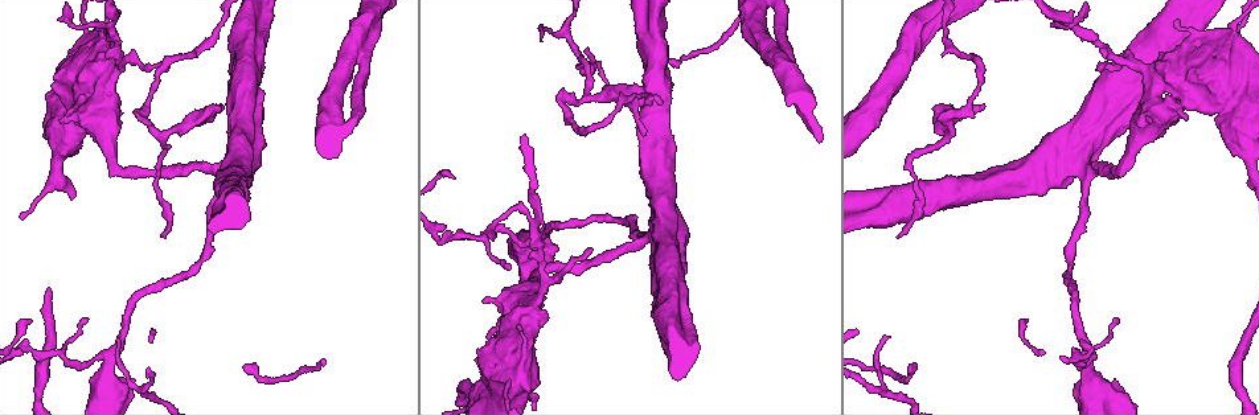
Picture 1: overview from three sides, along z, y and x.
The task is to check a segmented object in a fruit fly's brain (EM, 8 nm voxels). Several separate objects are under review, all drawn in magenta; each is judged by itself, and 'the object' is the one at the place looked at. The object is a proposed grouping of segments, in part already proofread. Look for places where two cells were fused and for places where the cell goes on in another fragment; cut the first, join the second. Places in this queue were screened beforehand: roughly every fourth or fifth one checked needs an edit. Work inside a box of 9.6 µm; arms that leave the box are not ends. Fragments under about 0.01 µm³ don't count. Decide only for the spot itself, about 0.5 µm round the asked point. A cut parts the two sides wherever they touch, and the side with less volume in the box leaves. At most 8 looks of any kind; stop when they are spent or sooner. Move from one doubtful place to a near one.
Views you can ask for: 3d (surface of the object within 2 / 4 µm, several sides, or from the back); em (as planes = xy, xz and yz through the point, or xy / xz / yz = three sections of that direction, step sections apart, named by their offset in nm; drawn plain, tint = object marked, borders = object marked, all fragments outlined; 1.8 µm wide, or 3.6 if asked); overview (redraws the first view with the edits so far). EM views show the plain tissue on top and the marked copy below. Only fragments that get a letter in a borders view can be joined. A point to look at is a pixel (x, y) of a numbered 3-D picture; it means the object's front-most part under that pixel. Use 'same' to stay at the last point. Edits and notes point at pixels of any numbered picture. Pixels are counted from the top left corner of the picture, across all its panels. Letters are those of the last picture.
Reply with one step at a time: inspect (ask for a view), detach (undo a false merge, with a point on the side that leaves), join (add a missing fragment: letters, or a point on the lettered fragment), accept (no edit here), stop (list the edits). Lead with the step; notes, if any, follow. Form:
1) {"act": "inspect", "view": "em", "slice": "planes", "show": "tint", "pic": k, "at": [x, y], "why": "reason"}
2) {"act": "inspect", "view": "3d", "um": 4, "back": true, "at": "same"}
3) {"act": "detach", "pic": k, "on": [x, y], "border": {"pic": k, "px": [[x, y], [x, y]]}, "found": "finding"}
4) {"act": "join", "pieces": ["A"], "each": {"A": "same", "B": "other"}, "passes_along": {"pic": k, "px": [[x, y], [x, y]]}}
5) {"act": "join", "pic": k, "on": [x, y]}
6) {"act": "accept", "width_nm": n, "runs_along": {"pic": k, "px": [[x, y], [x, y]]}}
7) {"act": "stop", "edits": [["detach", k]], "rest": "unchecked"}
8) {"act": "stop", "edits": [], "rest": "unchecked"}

{"act": "inspect", "view": "em", "um": 3.6, "slice": "xz", "step": 4, "show": "tint", "pic": 1, "at": [1234, 100], "why": "calibre changes"}

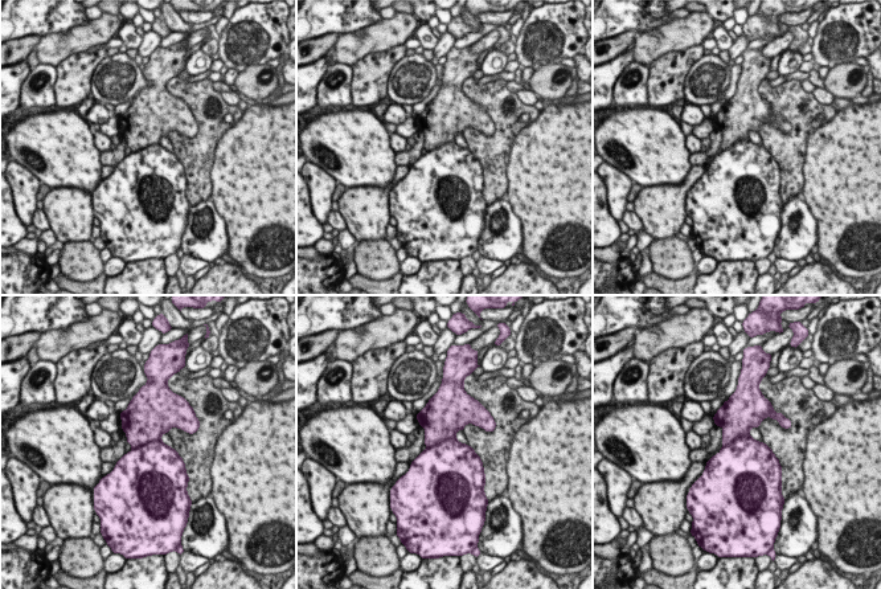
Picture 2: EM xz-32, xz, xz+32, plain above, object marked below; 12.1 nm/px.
{"act": "inspect", "view": "em", "um": 3.6, "slice": "yz", "step": 4, "show": "borders", "at": "same"}

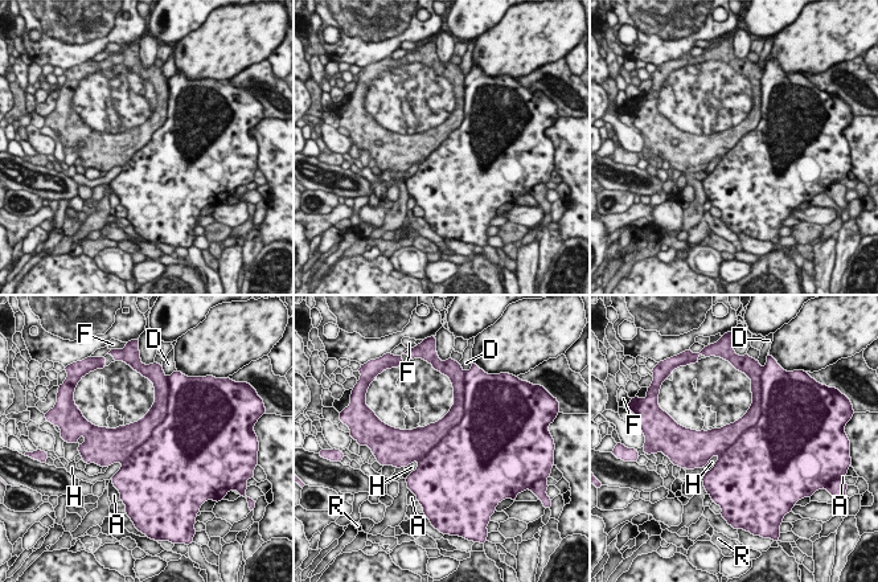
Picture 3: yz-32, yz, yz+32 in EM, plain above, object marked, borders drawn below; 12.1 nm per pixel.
{"act": "detach", "pic": 3, "on": [463, 446], "width_nm": 850, "longest_contact_nm": ["H", 280], "each": {"A": "other", "D": "other", "F": "other", "H": "other", "R": "other"}, "found": "two cells meet here"}

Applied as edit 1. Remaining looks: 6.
{"act": "inspect", "view": "3d", "um": 4, "pic": 1, "at": [532, 228], "why": "three arms meet"}

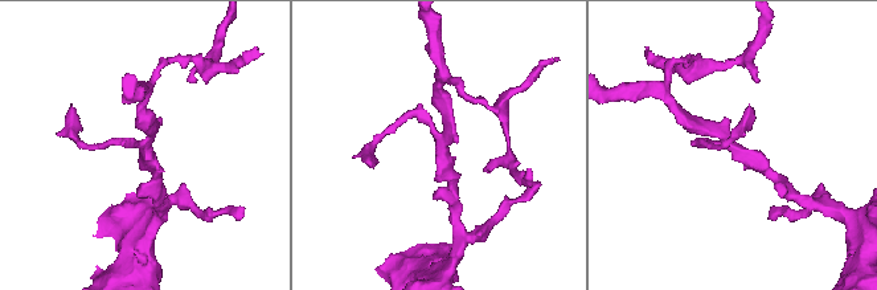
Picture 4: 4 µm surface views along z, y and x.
{"act": "inspect", "view": "em", "slice": "planes", "show": "tint", "pic": 4, "at": [737, 152], "arms": 3}

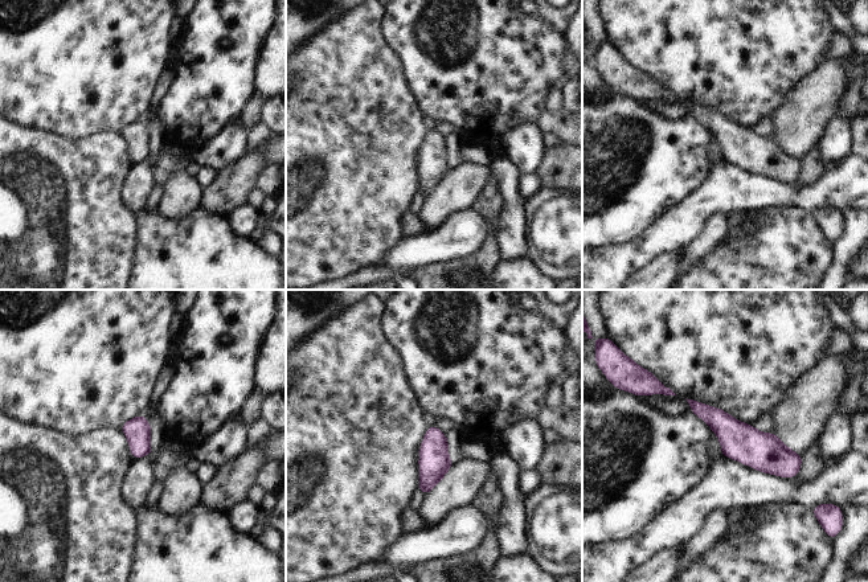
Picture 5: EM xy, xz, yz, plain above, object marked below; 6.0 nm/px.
{"act": "inspect", "view": "em", "slice": "planes", "show": "borders", "at": "same", "why": "see the neighbours"}

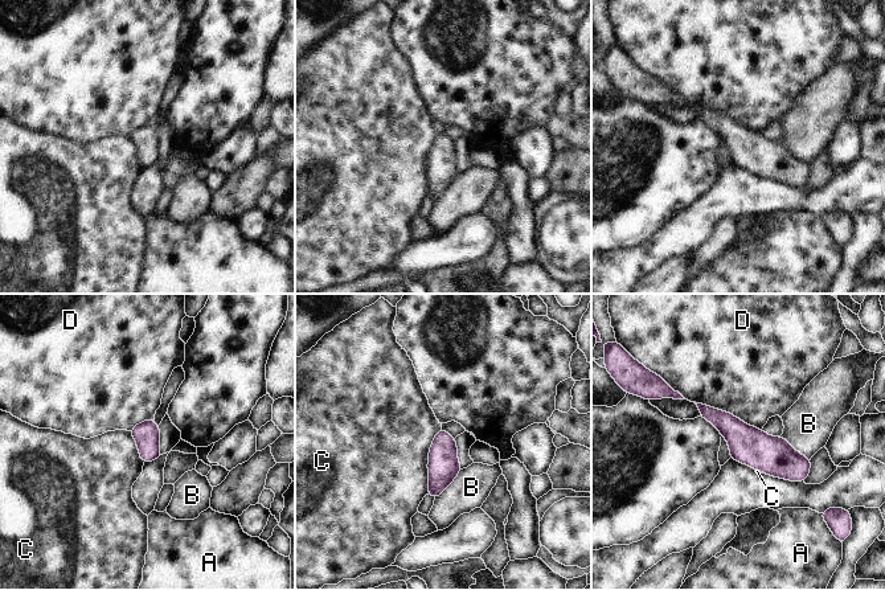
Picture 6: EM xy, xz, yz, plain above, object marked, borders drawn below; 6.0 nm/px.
{"act": "accept", "each": {"A": "other", "B": "other", "C": "other", "D": "other"}, "border": {"pic": 6, "px": [[441, 426], [429, 451], [426, 494]]}, "found": "one cell here"}

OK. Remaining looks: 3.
{"act": "inspect", "view": "3d", "um": 4, "pic": 1, "at": [162, 236], "why": "thin end"}

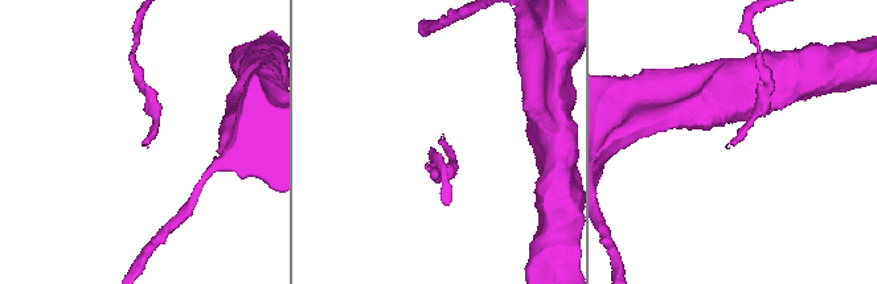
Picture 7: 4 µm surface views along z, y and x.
{"act": "inspect", "view": "em", "slice": "planes", "show": "borders", "pic": 7, "at": [726, 148]}

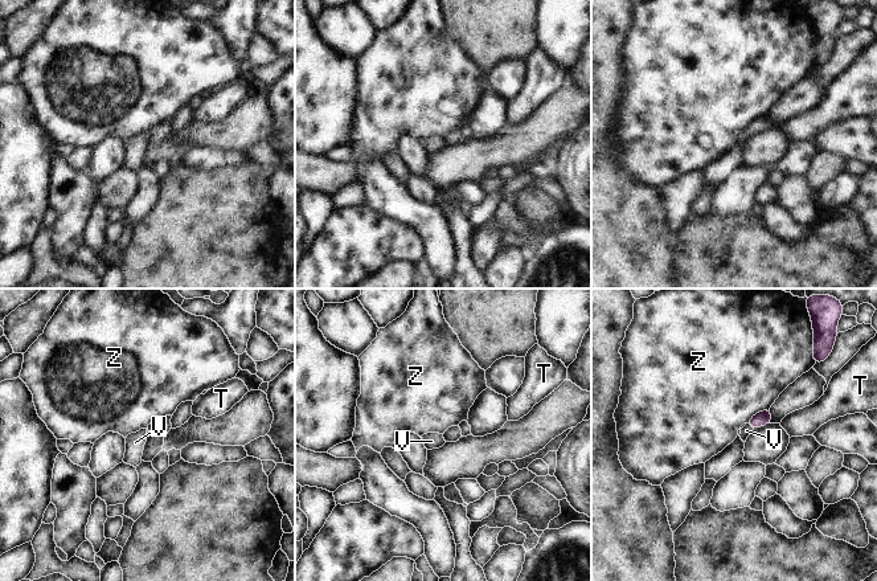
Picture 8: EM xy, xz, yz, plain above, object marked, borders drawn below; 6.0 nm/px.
{"act": "join", "pieces": ["V"], "each": {"T": "other", "V": "same", "Z": "other"}, "passes_along": {"pic": 8, "px": [[758, 420], [750, 426], [746, 430]]}, "found": "the cell continues"}

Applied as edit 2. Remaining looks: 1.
{"act": "stop", "edits": [["detach", 3], ["join", 8]], "rest": "unchecked"}

